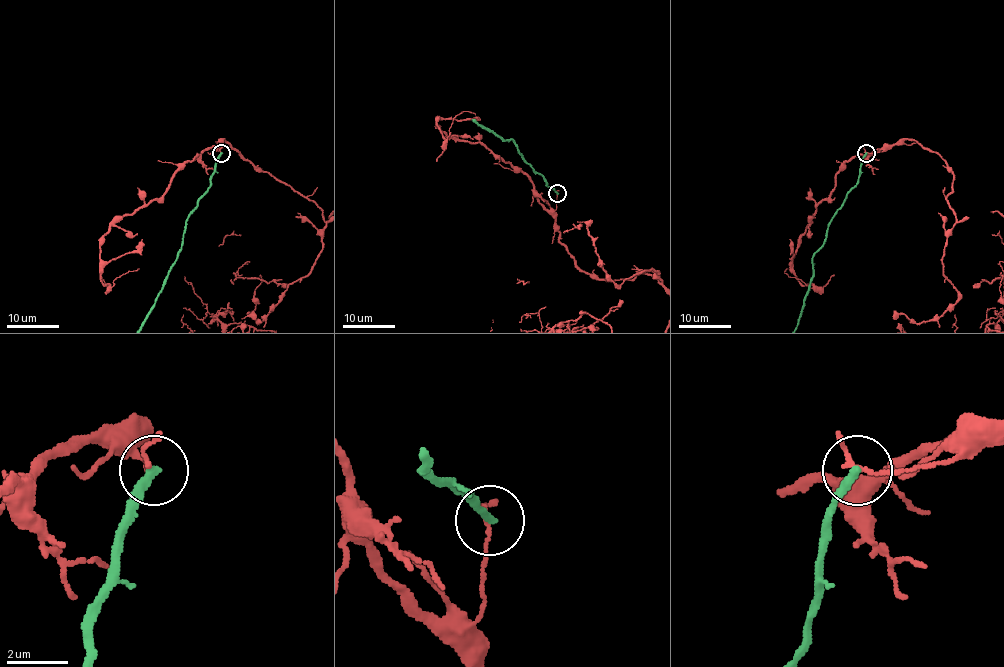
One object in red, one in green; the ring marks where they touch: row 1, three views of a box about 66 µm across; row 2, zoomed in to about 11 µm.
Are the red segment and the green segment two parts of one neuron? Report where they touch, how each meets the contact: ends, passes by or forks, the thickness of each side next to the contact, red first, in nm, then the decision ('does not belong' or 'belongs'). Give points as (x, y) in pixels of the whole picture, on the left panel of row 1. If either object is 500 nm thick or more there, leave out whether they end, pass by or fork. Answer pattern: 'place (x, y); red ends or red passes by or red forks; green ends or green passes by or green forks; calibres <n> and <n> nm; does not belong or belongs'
place (221, 153); red passes by; green ends; calibres 110 and 300 nm; does not belong

